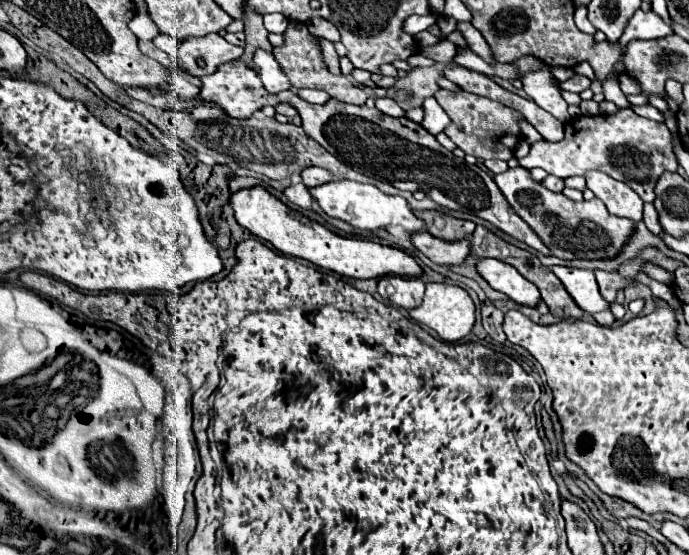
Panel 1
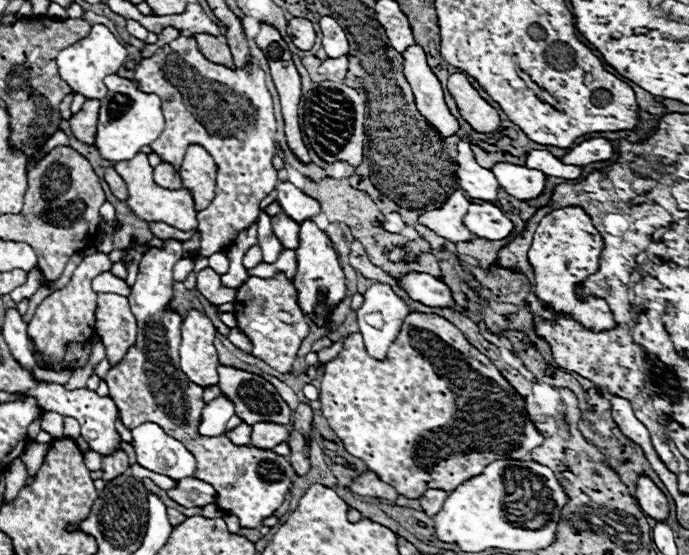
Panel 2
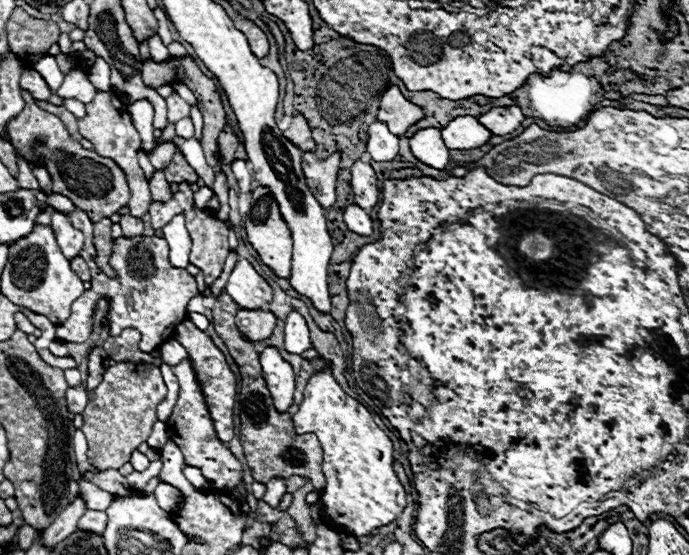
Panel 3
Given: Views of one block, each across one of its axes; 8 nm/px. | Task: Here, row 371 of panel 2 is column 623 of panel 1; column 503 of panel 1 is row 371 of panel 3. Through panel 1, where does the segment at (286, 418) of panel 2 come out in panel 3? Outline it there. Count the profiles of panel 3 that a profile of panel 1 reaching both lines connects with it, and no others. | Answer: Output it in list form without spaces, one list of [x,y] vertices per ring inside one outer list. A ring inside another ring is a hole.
[[[188,358],[182,360],[180,364],[172,366],[172,372],[176,374],[176,380],[180,384],[180,394],[178,394],[176,406],[174,406],[168,422],[166,422],[170,440],[180,446],[180,450],[184,454],[184,462],[188,466],[200,468],[200,472],[202,472],[202,476],[206,480],[214,482],[222,490],[230,490],[230,488],[238,486],[244,480],[244,476],[242,476],[242,462],[228,450],[228,446],[224,442],[218,440],[214,424],[210,420],[210,414],[208,414],[208,406],[206,406],[204,396],[202,396],[202,392],[198,388],[194,370],[192,370]]]

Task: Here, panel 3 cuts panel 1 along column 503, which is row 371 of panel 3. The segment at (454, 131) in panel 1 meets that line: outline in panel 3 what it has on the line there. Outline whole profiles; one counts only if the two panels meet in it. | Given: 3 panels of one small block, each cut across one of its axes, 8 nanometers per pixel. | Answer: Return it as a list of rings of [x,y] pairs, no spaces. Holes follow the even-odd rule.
[[[116,362],[104,370],[98,388],[88,392],[88,406],[82,412],[82,432],[88,440],[90,462],[100,470],[120,468],[130,460],[138,444],[146,442],[156,422],[156,406],[166,396],[166,386],[158,366],[142,362]]]

